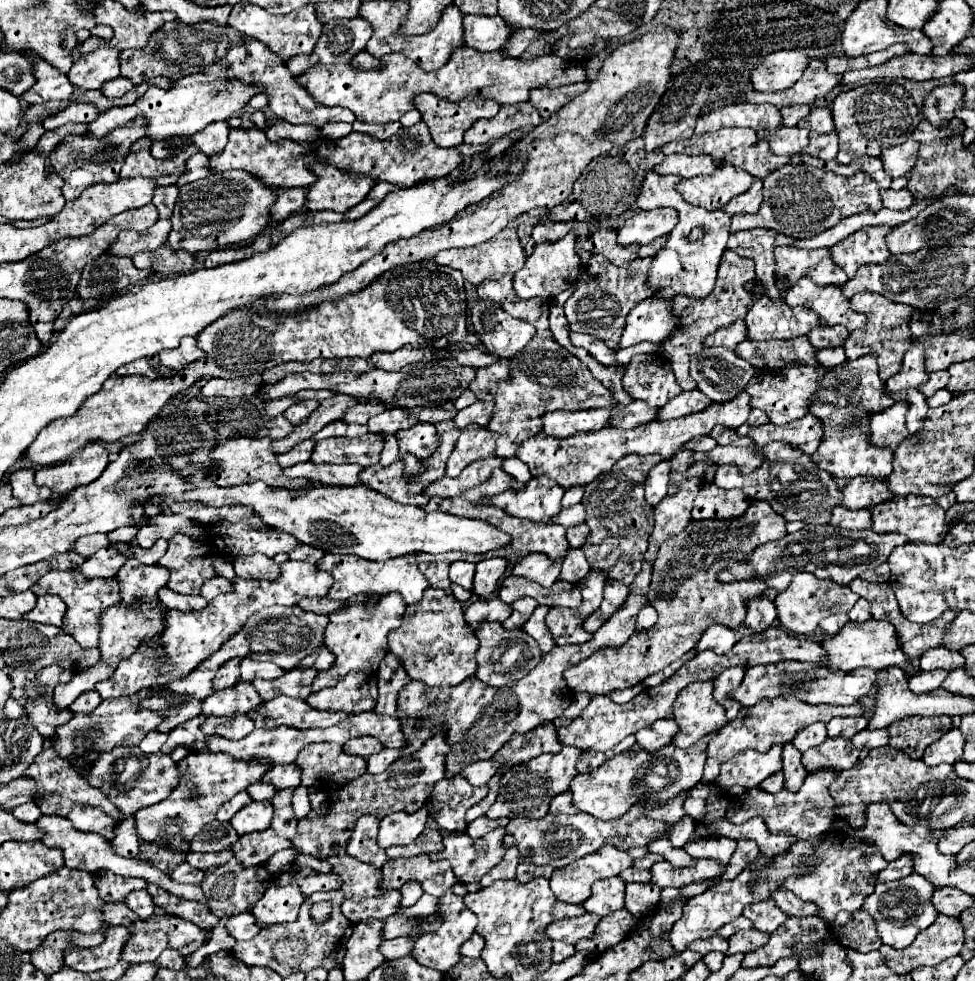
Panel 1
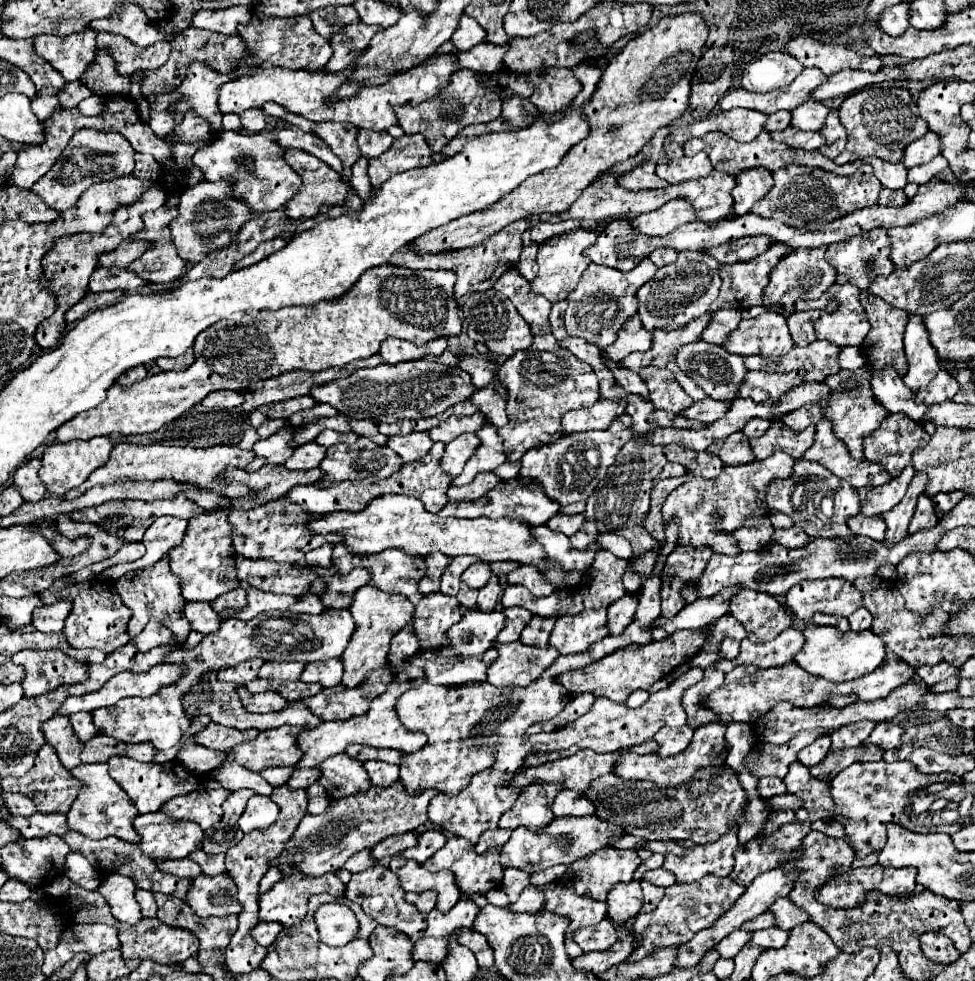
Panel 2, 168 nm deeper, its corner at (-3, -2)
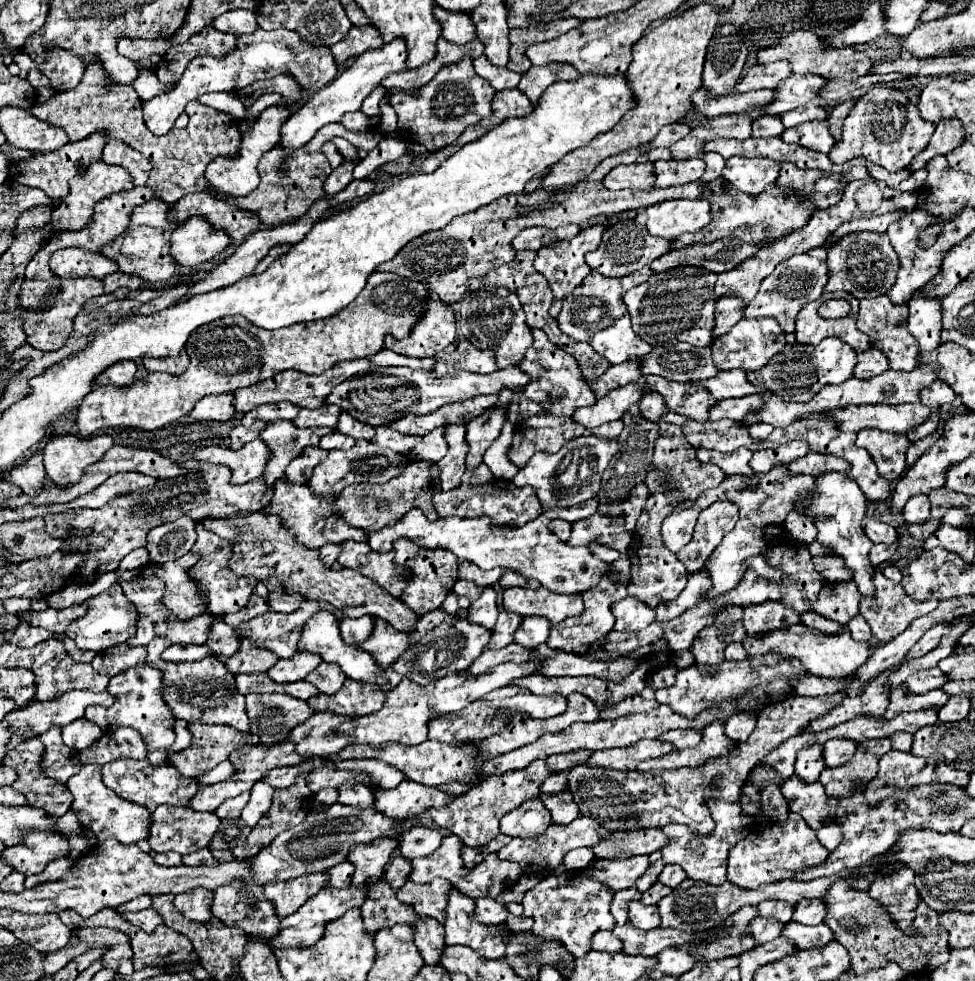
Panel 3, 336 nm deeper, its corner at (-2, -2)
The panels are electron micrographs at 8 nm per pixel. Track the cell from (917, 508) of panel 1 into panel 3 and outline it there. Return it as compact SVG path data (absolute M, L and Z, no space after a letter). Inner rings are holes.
M925 494L913 496L905 508L903 508L903 518L907 524L923 524L925 520L929 520L931 508L929 508L929 498Z

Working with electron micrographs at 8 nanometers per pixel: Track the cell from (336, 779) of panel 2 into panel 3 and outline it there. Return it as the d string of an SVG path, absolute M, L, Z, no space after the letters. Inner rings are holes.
M343 784L339 790L339 802L341 804L353 804L359 808L367 808L375 800L375 790L367 784Z

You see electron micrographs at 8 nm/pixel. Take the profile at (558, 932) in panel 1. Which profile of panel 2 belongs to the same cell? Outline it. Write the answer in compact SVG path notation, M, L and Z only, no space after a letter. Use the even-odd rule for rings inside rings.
M604 918L596 926L580 928L574 934L574 940L584 952L604 952L606 948L610 948L618 940L618 932L614 930L612 922L608 918Z

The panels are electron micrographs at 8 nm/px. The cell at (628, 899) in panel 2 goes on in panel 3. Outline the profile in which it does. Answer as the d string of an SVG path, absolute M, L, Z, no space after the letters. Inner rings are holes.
M641 900L629 902L629 920L633 926L641 930L653 930L657 928L657 906L647 906Z

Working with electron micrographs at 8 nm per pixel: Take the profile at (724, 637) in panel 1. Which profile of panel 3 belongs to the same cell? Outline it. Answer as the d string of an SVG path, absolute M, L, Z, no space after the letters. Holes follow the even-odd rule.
M733 642L733 644L729 644L727 650L725 650L725 658L727 658L727 660L733 660L733 662L741 662L741 660L745 660L747 656L745 656L745 648L743 648L743 644L741 644L741 642Z

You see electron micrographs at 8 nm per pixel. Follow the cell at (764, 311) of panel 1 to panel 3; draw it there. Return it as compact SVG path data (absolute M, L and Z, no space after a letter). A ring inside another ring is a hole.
M743 318L731 332L713 340L713 362L719 370L759 370L785 346L785 332L773 318Z

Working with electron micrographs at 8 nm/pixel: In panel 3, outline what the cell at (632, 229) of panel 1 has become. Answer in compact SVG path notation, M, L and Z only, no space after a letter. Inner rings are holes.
M665 200L661 204L649 206L647 214L647 230L651 236L659 236L665 240L675 240L685 232L697 232L709 224L709 200Z

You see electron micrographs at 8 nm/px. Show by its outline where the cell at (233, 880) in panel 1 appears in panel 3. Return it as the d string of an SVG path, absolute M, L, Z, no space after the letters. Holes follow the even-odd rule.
M193 888L189 892L181 892L175 896L175 908L189 920L195 922L209 922L211 914L213 890L207 888Z

